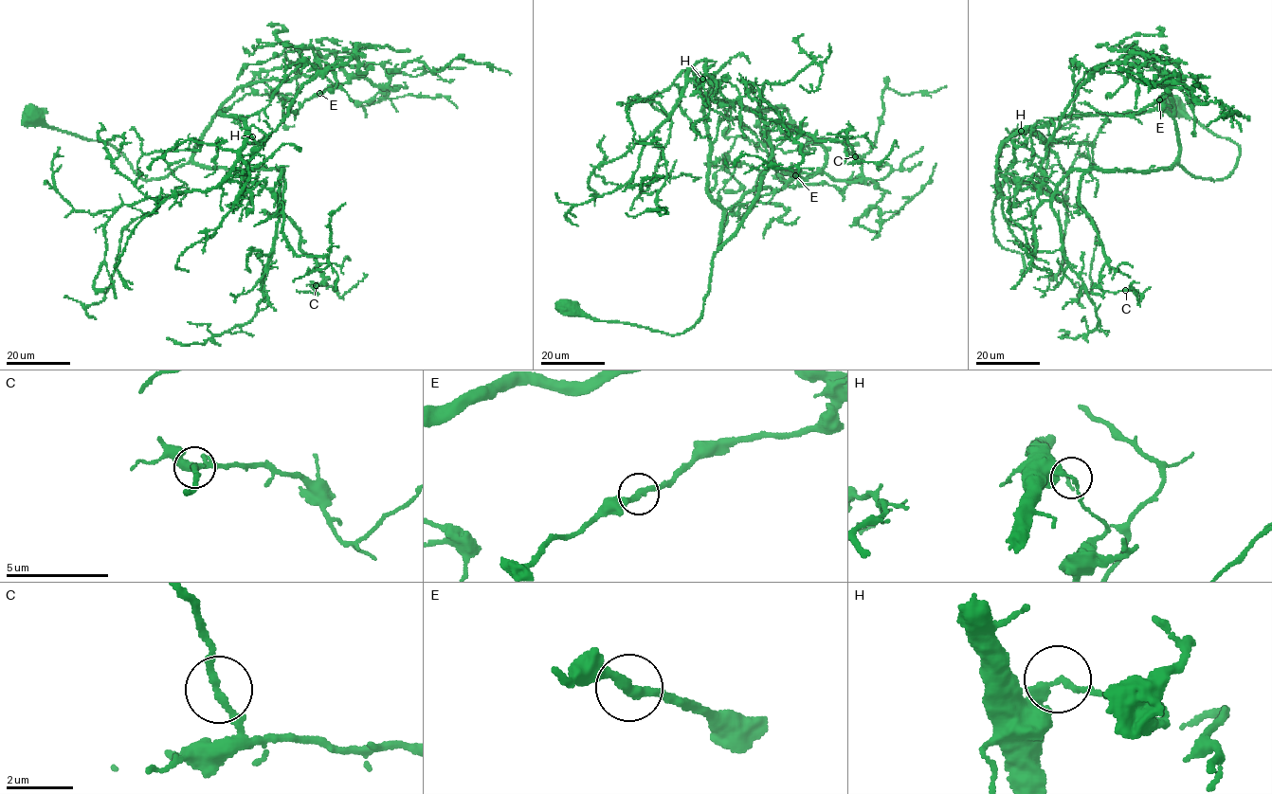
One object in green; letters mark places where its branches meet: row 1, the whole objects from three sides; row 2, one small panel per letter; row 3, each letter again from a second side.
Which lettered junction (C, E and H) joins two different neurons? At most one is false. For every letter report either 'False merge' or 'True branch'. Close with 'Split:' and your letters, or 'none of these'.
C: True branch
E: True branch
H: False merge
Split: H

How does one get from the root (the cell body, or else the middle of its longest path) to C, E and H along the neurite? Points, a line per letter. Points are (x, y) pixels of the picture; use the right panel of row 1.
C: (1171, 104), (1240, 153), (1216, 180), (1177, 161), (1082, 175), (1079, 204), (1108, 261), (1099, 286), (1125, 289)
E: (1171, 104), (1237, 144), (1227, 176), (1181, 167), (1173, 102), (1157, 83), (1168, 74), (1159, 99)
H: (1171, 104), (1237, 144), (1227, 176), (1186, 171), (1174, 121), (1159, 110), (1063, 115), (1022, 131)

